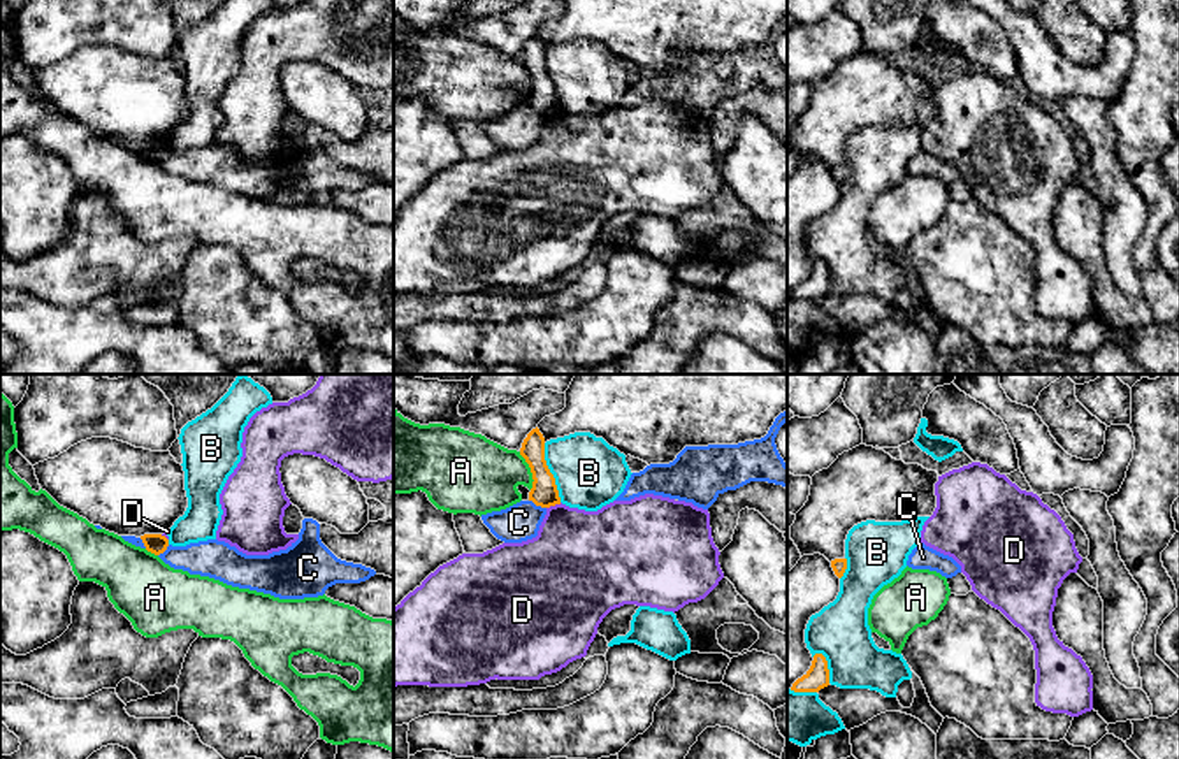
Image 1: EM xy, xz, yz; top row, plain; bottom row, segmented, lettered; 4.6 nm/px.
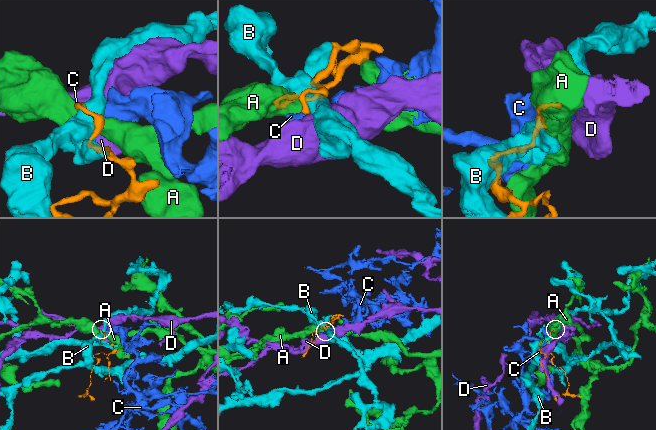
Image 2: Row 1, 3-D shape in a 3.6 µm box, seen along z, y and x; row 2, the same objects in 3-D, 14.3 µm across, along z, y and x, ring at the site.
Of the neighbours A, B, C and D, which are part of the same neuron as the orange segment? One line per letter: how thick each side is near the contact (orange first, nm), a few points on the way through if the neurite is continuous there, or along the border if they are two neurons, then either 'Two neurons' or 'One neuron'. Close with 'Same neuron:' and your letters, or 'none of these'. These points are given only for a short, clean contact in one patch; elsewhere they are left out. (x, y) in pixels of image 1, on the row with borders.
A: Thickness 120 nm (orange) against 340 nm. Two neurons
B: Thickness 120 nm (orange) against 320 nm. Two neurons
C: Thickness 120 nm (orange) against 170 nm. Boundary: xz (529, 499), (545, 508). Two neurons
D: Thickness 120 nm (orange) against 400 nm. Boundary: xz (561, 503), (547, 508). Two neurons
Same neuron: none of these

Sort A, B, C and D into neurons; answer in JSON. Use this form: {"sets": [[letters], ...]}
{"sets": [["A"], ["B"], ["C"], ["D"]]}

